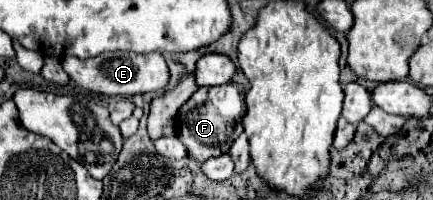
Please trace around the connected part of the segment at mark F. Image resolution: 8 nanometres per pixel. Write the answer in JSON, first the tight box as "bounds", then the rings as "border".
{"bounds":[178,83,246,163],"border":[[[226,83],[220,87],[200,87],[178,111],[178,137],[188,149],[188,155],[204,163],[210,157],[224,155],[234,139],[244,131],[240,121],[246,115],[244,87],[238,83]]]}

